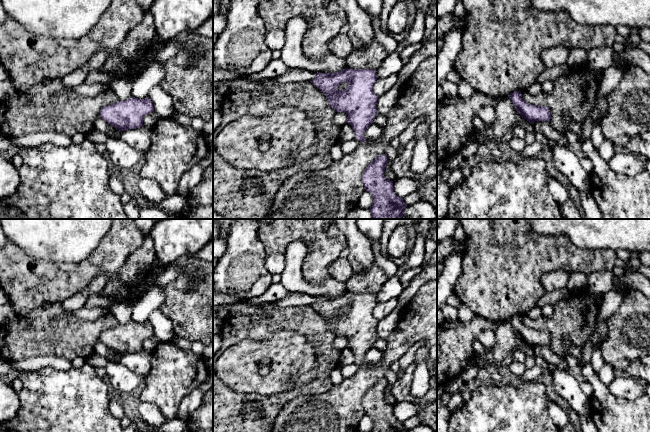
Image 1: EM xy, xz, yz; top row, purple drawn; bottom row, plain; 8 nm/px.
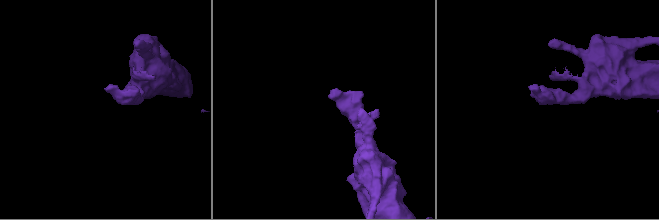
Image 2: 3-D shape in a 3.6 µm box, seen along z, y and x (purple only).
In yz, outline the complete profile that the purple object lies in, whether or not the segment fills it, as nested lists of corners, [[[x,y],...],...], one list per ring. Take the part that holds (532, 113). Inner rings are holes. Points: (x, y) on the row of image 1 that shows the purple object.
[[[521,91],[511,93],[509,98],[522,118],[526,119],[529,123],[534,124],[535,121],[550,122],[551,113],[549,107],[537,106],[527,103],[522,98]]]

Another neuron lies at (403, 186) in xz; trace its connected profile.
[[[406,177],[396,178],[396,180],[393,182],[394,192],[397,196],[401,198],[404,198],[413,191],[417,190],[419,185],[419,181]]]

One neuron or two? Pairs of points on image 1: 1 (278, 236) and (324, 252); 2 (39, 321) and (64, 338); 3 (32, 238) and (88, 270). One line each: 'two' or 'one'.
1: one
2: one
3: two

